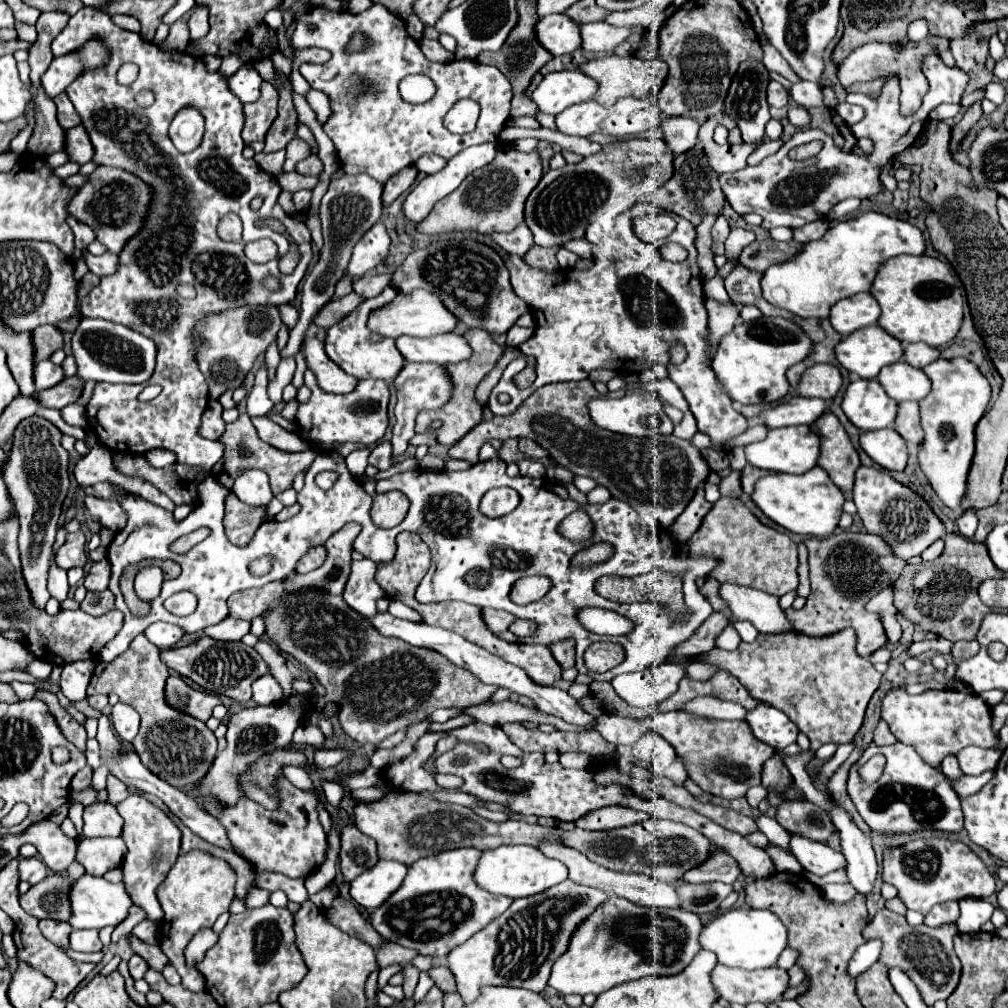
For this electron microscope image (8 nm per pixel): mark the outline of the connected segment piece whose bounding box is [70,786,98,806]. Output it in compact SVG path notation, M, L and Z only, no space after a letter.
M89 786L87 789L82 791L81 794L79 794L79 792L72 793L70 797L72 797L73 801L79 802L84 806L88 806L89 804L95 802L97 795L98 793L94 791L91 786Z

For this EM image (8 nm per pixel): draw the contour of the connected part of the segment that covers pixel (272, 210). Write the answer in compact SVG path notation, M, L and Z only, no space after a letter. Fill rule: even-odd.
M81 8L75 16L71 16L65 30L51 44L53 56L65 56L69 52L75 52L77 48L83 48L85 42L89 42L89 40L101 40L109 48L109 64L105 64L105 68L85 70L81 76L77 76L77 80L73 84L69 84L69 88L65 92L67 92L69 100L73 102L75 110L79 112L81 122L91 138L91 144L95 148L93 162L97 166L115 166L115 168L133 172L139 180L149 184L151 204L149 204L149 212L145 216L145 224L143 224L141 232L137 232L137 236L133 236L133 240L129 240L129 244L125 244L125 248L119 252L117 272L113 276L101 278L101 282L83 298L81 314L119 322L119 324L129 326L131 330L137 330L137 332L145 334L147 338L151 338L157 344L157 366L155 366L153 376L149 378L149 384L163 386L163 392L157 398L153 398L149 402L141 402L139 394L149 384L139 384L139 386L103 384L103 382L95 384L91 402L87 404L89 428L91 428L91 432L97 434L99 442L105 448L109 448L111 452L145 454L153 448L165 448L165 450L173 450L179 456L177 462L181 462L181 464L201 466L205 470L211 470L213 464L219 462L219 458L223 456L223 446L219 444L219 440L205 440L197 434L199 424L201 424L201 414L207 408L207 382L195 362L195 352L193 352L195 344L191 340L191 330L201 320L201 316L211 314L211 312L221 312L221 310L243 306L243 304L251 304L251 306L289 304L295 298L297 284L305 276L305 270L313 258L311 232L307 230L305 224L299 224L293 218L289 218L283 212L283 208L277 204L277 196L281 192L277 180L271 174L263 172L255 164L255 160L243 158L243 138L241 138L243 104L237 96L233 96L229 92L227 80L221 78L219 72L213 72L213 74L207 72L205 62L195 60L195 56L191 56L191 54L165 52L161 46L143 40L139 34L117 28L107 12L93 10L93 8ZM125 62L133 62L139 66L139 76L129 86L121 86L115 80L117 70ZM141 90L151 90L155 96L155 102L149 108L141 108L133 100L135 94ZM185 106L197 108L205 118L203 142L189 154L179 152L175 148L175 144L169 140L169 124L171 124L173 116L177 116L177 112ZM141 134L147 134L147 148L139 140ZM257 196L263 198L263 206L257 212L253 212L249 208L249 202ZM229 212L235 212L243 220L243 238L239 244L221 240L215 230L217 222ZM265 218L275 218L275 220L283 222L287 234L291 236L291 240L279 238L279 236L271 238L279 246L279 258L289 252L291 244L295 244L301 254L299 264L291 274L283 274L279 270L277 262L255 264L255 262L249 262L243 254L243 248L247 242L267 238L267 234L269 234L267 226L255 224L257 220L265 220ZM267 274L281 278L281 282L283 282L281 292L267 292L263 286L259 286L261 278ZM179 282L193 284L197 290L197 296L193 300L183 300L175 292L175 286Z

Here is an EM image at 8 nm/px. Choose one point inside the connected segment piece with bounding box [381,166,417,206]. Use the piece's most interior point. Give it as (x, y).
(398, 184)

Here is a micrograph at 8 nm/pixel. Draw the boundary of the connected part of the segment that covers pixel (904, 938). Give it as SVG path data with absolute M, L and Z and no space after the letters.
M879 910L871 924L863 930L865 940L879 938L883 942L879 962L887 964L887 968L901 968L919 988L927 1006L933 1006L935 1000L945 1000L959 984L961 962L953 950L953 938L957 934L955 924L945 924L941 928L909 926L905 916L899 916L891 910Z

